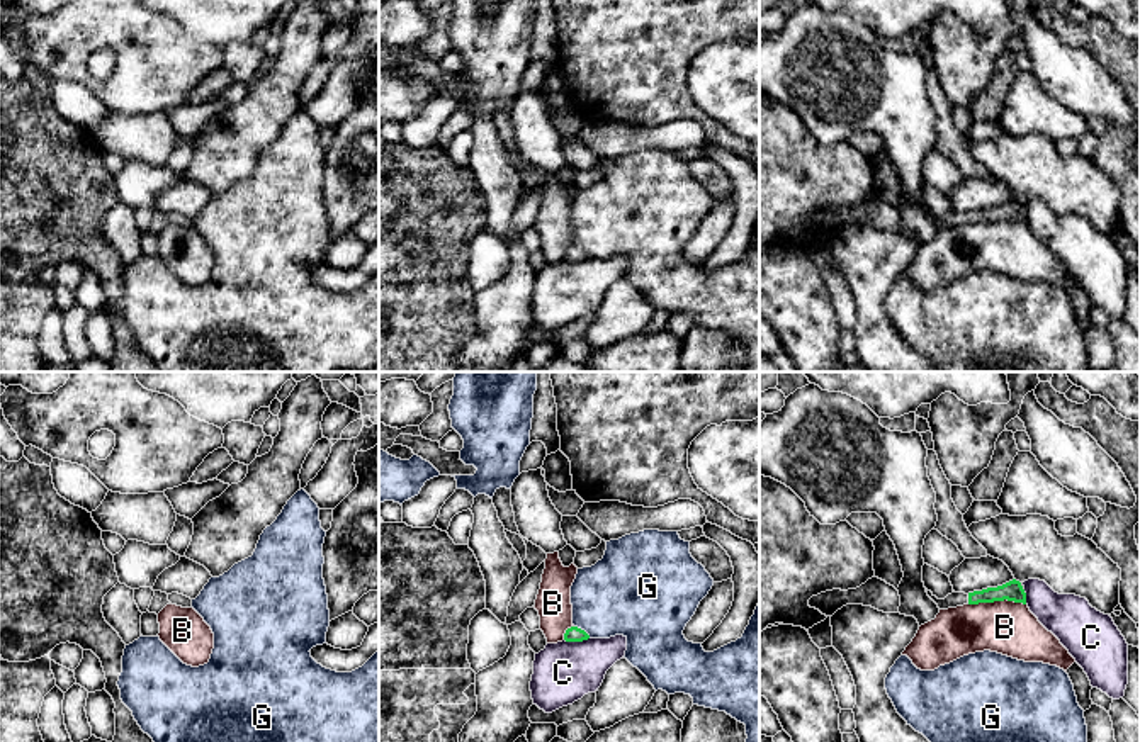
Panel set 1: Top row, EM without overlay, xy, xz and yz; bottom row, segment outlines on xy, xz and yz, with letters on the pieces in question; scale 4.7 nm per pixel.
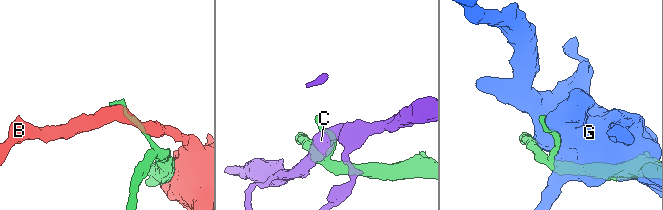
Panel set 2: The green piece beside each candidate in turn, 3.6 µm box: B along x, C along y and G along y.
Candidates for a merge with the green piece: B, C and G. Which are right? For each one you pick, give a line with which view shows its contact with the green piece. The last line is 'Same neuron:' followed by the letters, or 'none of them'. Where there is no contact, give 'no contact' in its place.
Same neuron: none of them

